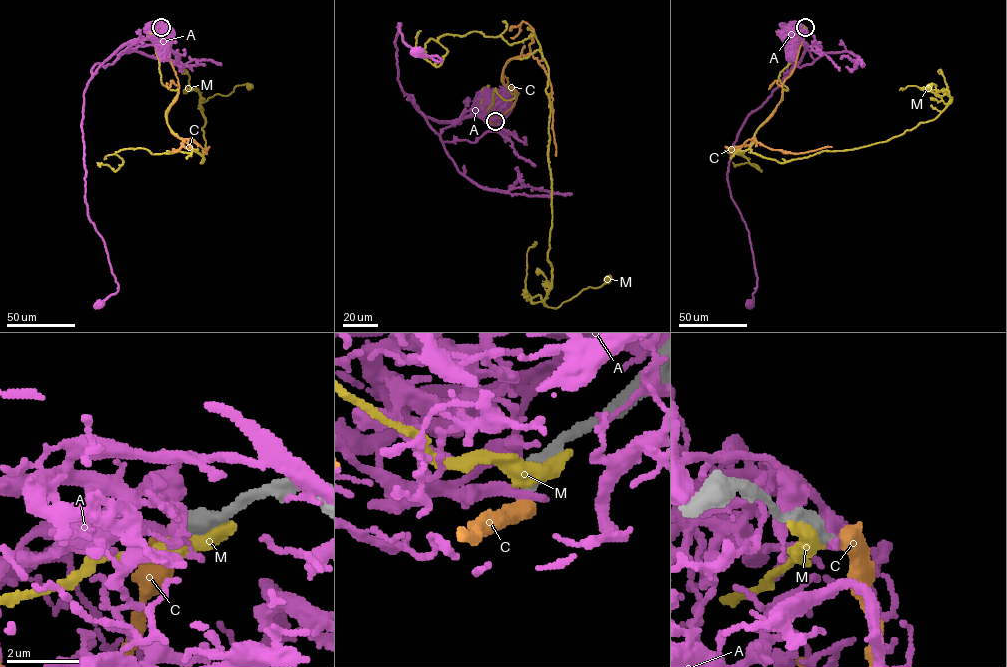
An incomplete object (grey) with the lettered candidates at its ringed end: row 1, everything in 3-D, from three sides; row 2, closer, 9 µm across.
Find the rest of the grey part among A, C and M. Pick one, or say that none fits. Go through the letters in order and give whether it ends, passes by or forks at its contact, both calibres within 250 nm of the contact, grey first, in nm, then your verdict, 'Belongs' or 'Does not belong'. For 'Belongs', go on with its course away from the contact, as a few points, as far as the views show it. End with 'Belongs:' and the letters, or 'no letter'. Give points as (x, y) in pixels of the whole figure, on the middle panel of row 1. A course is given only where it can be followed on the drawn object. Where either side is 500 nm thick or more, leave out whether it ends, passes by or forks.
A: Thickness 500 nm (grey) against 320 nm. Does not belong
C: Thickness 440 nm (grey) against 600 nm. Does not belong
M: Thickness 650 nm (grey) against 600 nm. Does not belong
Belongs: no letter

